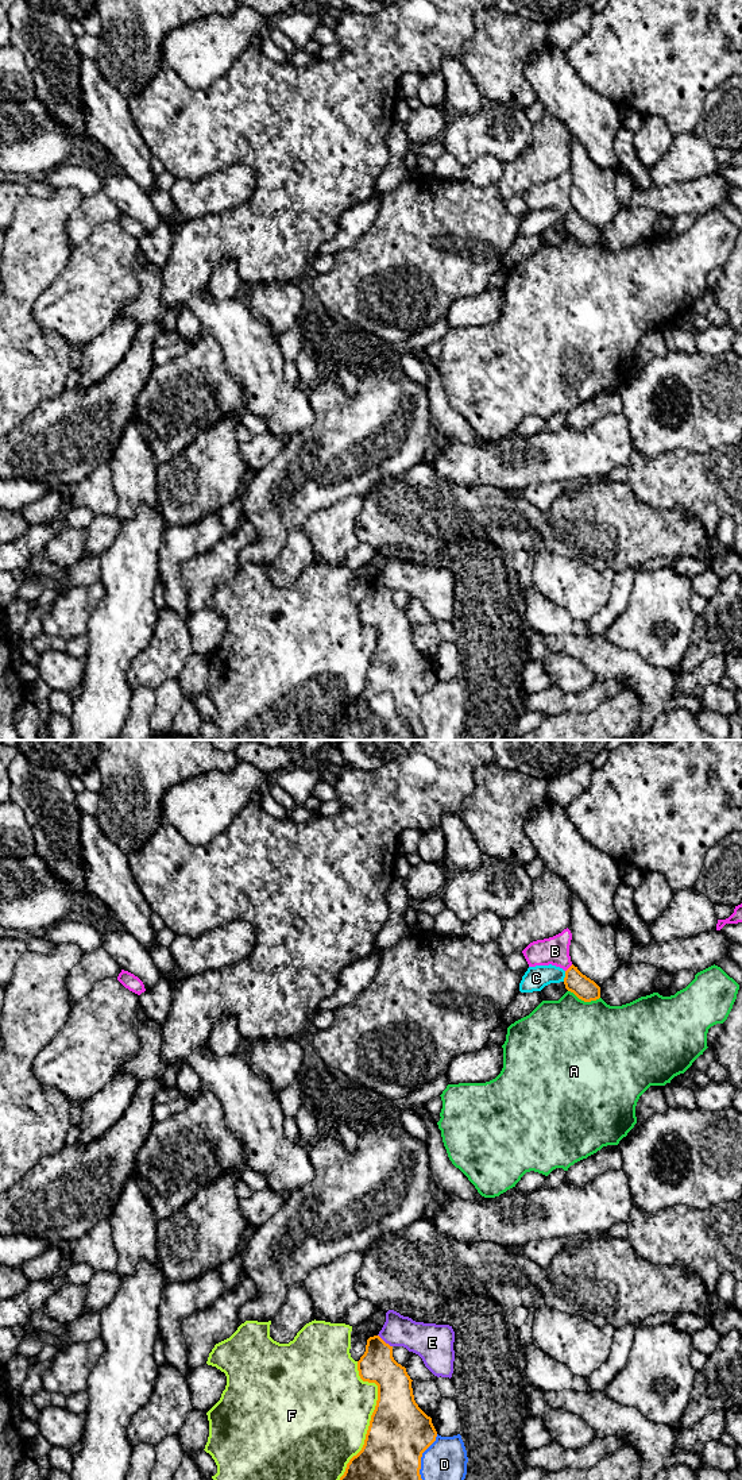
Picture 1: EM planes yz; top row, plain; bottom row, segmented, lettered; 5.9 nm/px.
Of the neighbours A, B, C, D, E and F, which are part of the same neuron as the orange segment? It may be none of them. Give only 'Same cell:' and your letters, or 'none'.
Same cell: none

